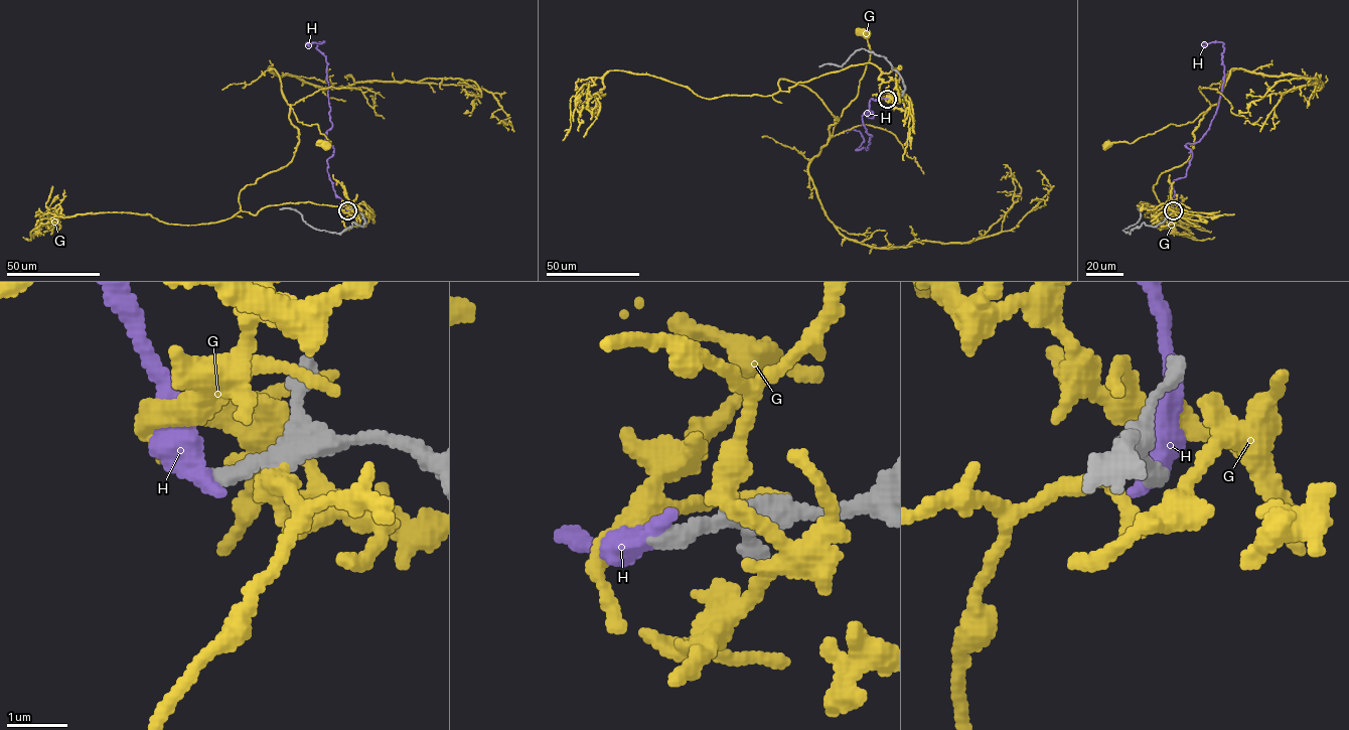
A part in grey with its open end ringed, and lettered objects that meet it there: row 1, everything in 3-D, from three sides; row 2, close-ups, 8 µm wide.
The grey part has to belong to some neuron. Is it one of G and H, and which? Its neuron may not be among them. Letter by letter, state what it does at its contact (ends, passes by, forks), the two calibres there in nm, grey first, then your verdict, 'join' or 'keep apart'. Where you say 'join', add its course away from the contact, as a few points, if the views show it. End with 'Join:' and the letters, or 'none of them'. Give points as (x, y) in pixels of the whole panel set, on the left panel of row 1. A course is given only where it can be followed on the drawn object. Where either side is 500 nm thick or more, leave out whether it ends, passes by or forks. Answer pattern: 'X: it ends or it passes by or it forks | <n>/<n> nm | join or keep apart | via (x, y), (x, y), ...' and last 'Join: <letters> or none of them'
G: it passes by | 320/240 nm | keep apart
H: it ends | 280/440 nm | keep apart
Join: none of them

